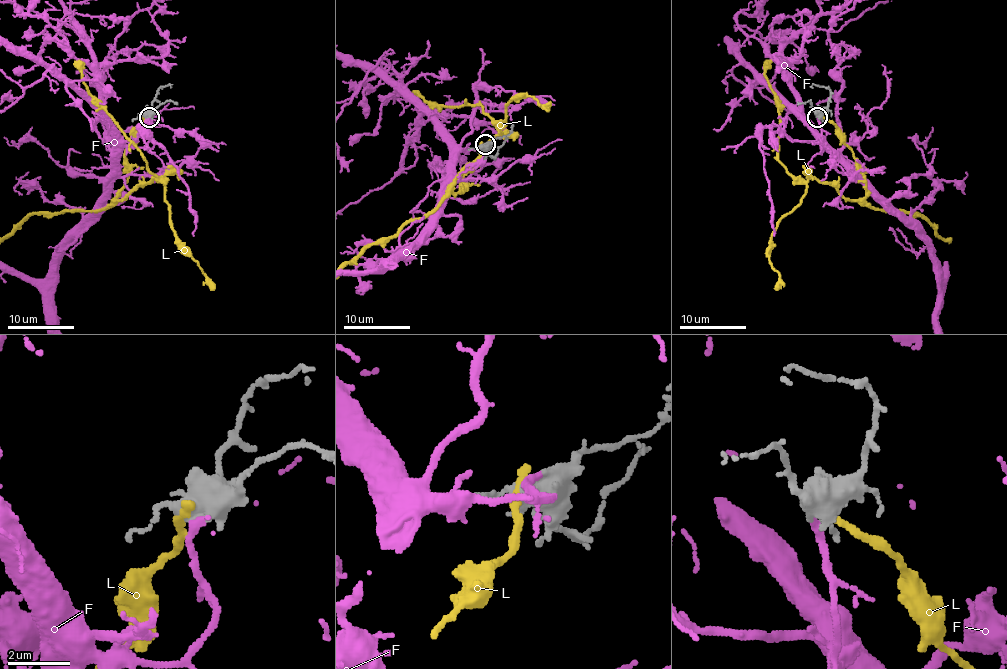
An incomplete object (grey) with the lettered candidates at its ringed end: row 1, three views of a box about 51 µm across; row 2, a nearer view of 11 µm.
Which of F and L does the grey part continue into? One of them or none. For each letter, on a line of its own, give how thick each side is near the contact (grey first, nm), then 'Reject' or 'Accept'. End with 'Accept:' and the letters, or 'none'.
F: Thickness 480 nm (grey) against 260 nm. Accept
L: Thickness 400 nm (grey) against 280 nm. Reject
Accept: F

